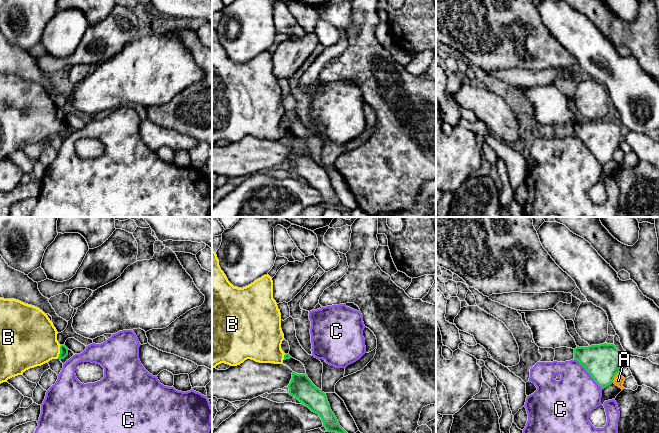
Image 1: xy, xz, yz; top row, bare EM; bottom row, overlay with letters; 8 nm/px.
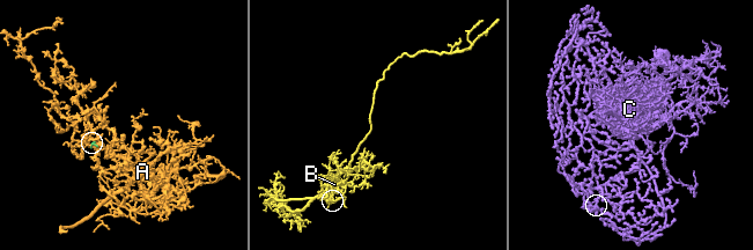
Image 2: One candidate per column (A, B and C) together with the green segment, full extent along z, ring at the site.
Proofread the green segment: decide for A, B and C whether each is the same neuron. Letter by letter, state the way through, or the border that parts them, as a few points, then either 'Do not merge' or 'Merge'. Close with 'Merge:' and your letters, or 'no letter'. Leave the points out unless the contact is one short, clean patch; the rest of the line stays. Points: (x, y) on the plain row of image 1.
A: Boundary: yz (618, 147), (612, 158). Do not merge
B: Path across: xy (63, 125), (60, 128), (31, 117). Merge
C: Do not merge
Merge: B

